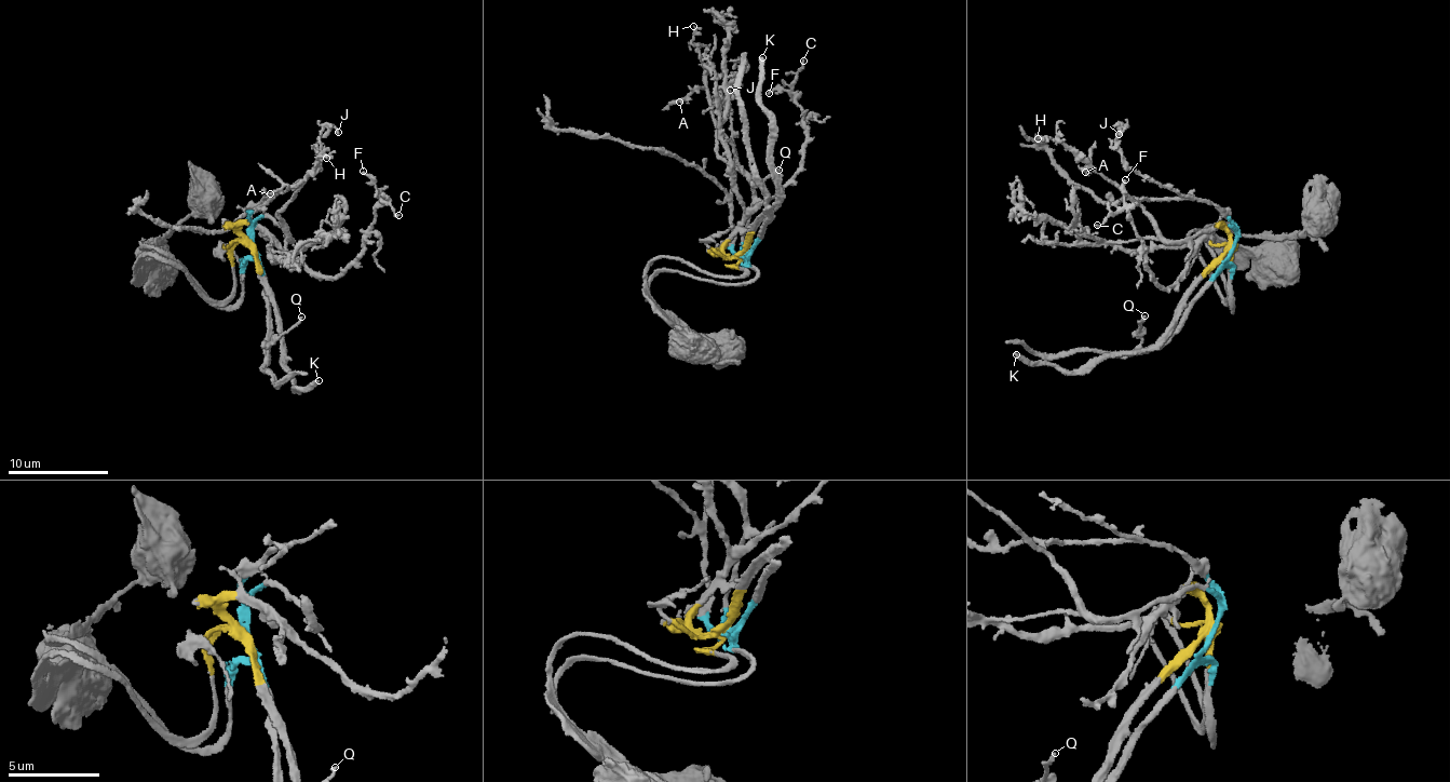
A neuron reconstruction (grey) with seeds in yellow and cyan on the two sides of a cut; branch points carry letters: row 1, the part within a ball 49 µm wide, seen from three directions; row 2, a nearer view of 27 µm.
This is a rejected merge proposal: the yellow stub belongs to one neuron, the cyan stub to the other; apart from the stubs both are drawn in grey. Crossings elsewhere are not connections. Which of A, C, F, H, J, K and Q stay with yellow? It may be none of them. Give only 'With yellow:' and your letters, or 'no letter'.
With yellow: C, F, K

